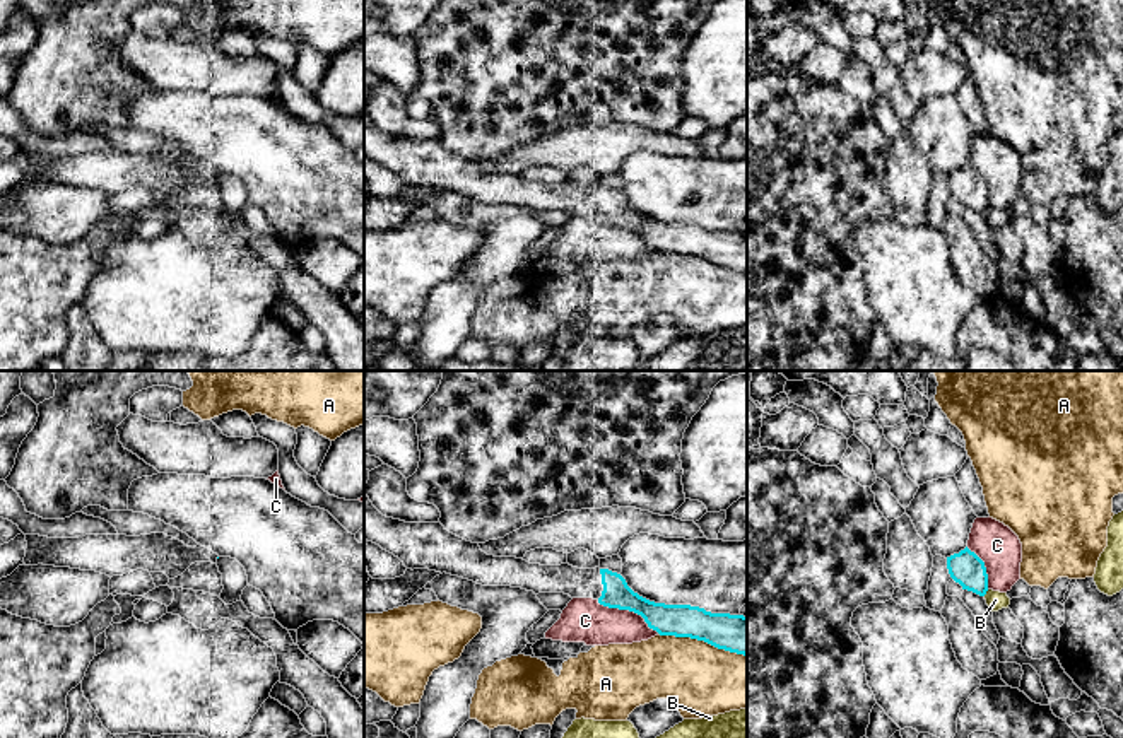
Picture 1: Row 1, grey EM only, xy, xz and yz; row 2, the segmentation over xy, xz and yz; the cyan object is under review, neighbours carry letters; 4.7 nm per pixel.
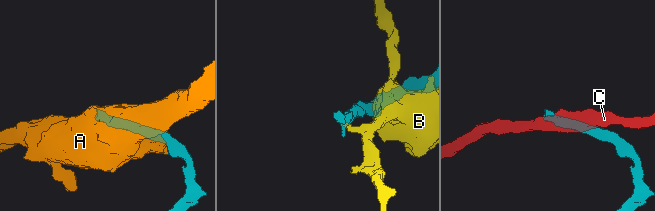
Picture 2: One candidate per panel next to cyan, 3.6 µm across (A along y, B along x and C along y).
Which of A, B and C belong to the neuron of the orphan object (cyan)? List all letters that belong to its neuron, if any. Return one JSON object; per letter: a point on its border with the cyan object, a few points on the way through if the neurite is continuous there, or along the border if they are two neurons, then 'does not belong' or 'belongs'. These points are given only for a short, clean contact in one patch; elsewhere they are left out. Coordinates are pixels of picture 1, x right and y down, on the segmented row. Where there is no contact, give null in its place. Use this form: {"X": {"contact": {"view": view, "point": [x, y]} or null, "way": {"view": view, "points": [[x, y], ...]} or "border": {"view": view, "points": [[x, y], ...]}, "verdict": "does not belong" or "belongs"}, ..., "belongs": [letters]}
{"A": {"contact": {"view": "xz", "point": [703, 639]}, "verdict": "does not belong"}, "B": {"contact": {"view": "yz", "point": [985, 593]}, "verdict": "does not belong"}, "C": {"contact": {"view": "xz", "point": [629, 610]}, "verdict": "does not belong"}, "belongs": []}

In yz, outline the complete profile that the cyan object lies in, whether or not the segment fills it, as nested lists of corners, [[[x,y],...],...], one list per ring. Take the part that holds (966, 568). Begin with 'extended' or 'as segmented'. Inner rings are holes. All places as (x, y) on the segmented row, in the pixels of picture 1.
as segmented; [[[967,547],[959,554],[947,557],[947,569],[950,577],[962,586],[962,589],[985,596],[988,591],[988,574],[985,562]]]

